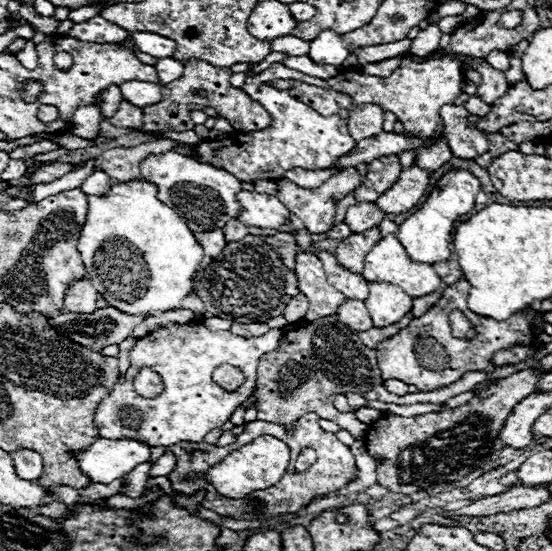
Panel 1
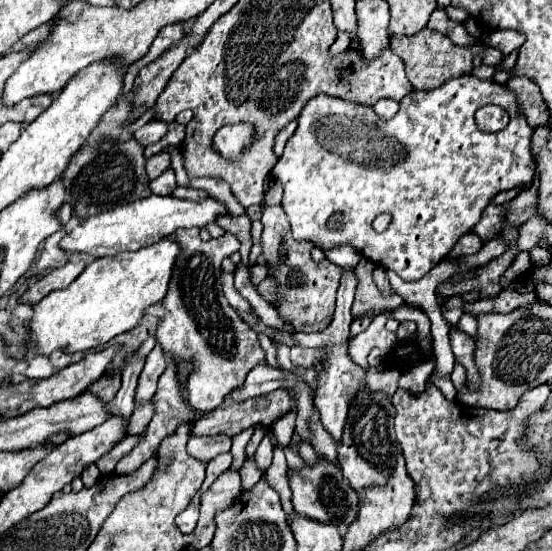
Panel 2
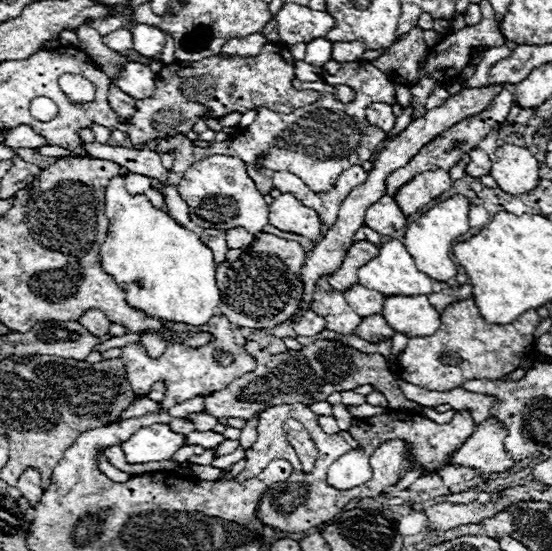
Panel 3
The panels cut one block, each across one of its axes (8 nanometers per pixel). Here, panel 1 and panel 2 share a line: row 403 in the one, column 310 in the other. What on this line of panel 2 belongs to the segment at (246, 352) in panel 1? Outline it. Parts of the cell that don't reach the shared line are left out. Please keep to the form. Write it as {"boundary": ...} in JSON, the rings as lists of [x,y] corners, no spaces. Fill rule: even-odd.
{"boundary":[[[474,76],[452,78],[436,90],[412,92],[410,96],[402,98],[400,110],[392,120],[378,118],[370,106],[320,94],[302,110],[298,128],[286,142],[284,154],[272,170],[272,178],[284,186],[282,208],[290,220],[296,240],[320,244],[324,248],[348,244],[368,260],[394,270],[402,280],[420,280],[450,252],[454,242],[478,222],[492,196],[502,190],[520,188],[532,182],[532,132],[534,128],[526,124],[526,118],[518,112],[514,96],[510,96],[506,88],[494,80],[478,80]],[[486,104],[496,104],[508,112],[510,124],[504,130],[494,134],[478,130],[474,124],[474,112]],[[382,158],[396,164],[378,166]],[[332,212],[344,214],[340,230],[326,228],[326,218],[332,216]],[[380,212],[388,212],[394,218],[382,234],[374,232],[370,226]]]}

